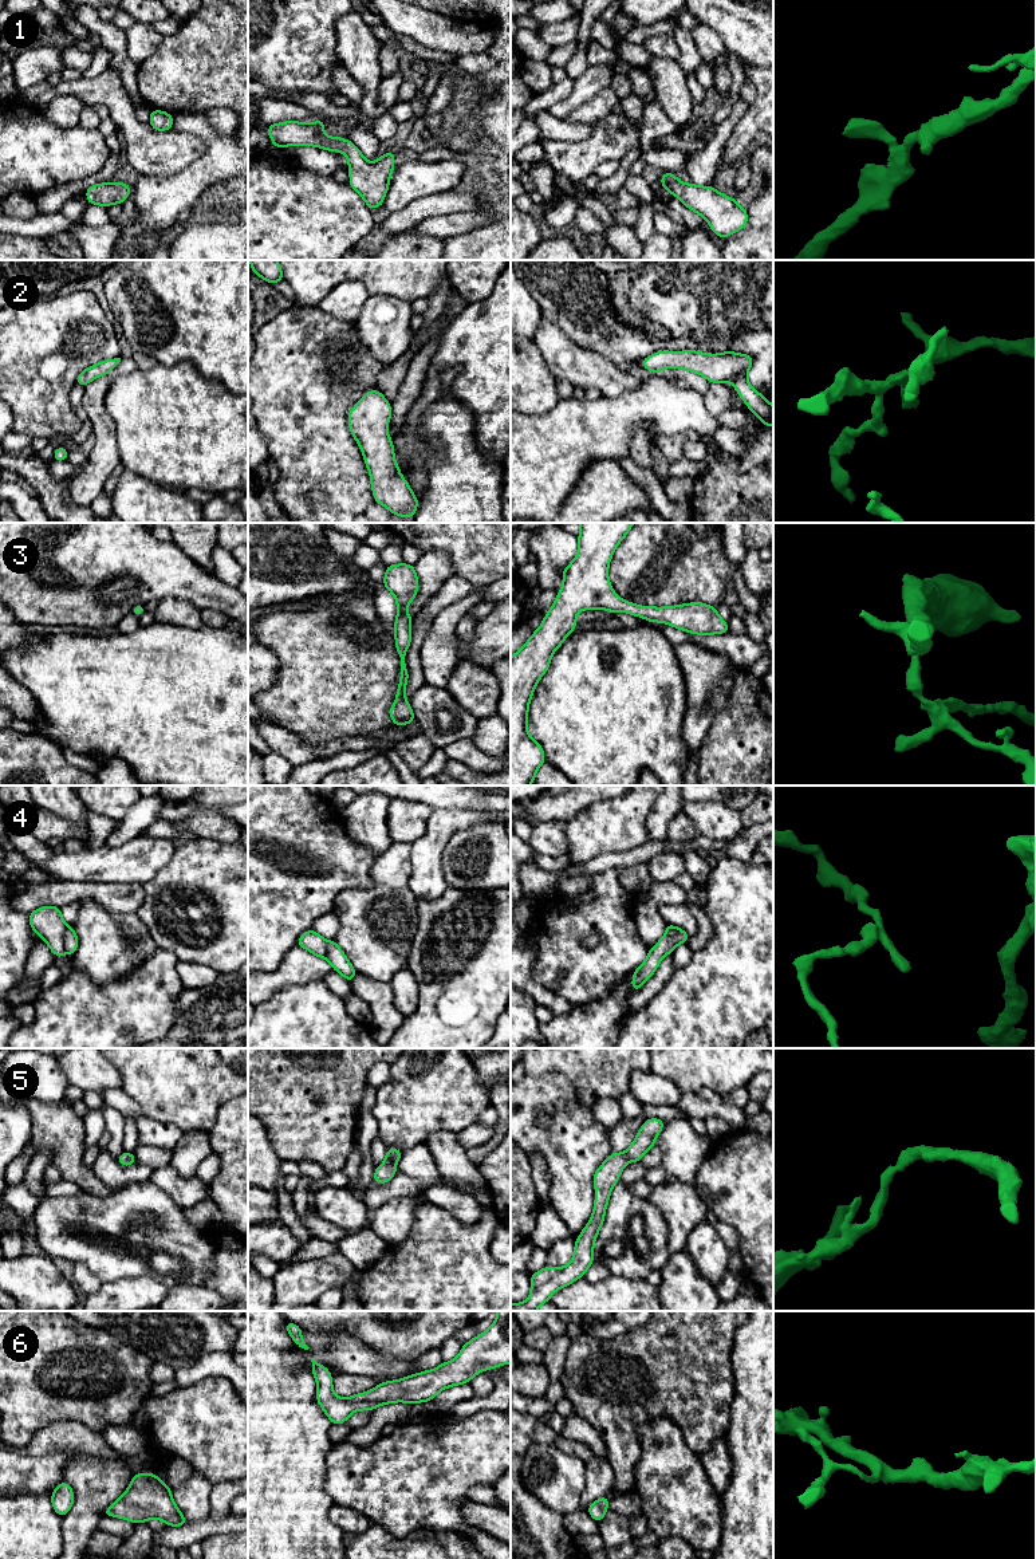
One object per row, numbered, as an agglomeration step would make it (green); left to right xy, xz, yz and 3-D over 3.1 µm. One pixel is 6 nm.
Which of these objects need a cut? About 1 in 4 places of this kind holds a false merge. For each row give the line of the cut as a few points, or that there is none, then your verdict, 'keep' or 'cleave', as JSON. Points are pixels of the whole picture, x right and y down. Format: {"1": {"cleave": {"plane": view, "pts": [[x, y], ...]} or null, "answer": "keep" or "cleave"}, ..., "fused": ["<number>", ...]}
{"1": {"cleave": null, "answer": "keep"}, "2": {"cleave": null, "answer": "keep"}, "3": {"cleave": null, "answer": "keep"}, "4": {"cleave": {"plane": "xy", "pts": [[69, 926], [65, 933], [66, 953]]}, "answer": "cleave"}, "5": {"cleave": null, "answer": "keep"}, "6": {"cleave": null, "answer": "keep"}, "fused": ["4"]}

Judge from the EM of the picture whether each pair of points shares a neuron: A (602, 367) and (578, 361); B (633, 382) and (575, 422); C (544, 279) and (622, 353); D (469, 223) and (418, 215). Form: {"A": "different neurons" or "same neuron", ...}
{"A": "same neuron", "B": "different neurons", "C": "same neuron", "D": "different neurons"}

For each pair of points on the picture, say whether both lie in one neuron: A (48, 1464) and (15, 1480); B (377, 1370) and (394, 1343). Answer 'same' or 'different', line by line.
A: same
B: different

